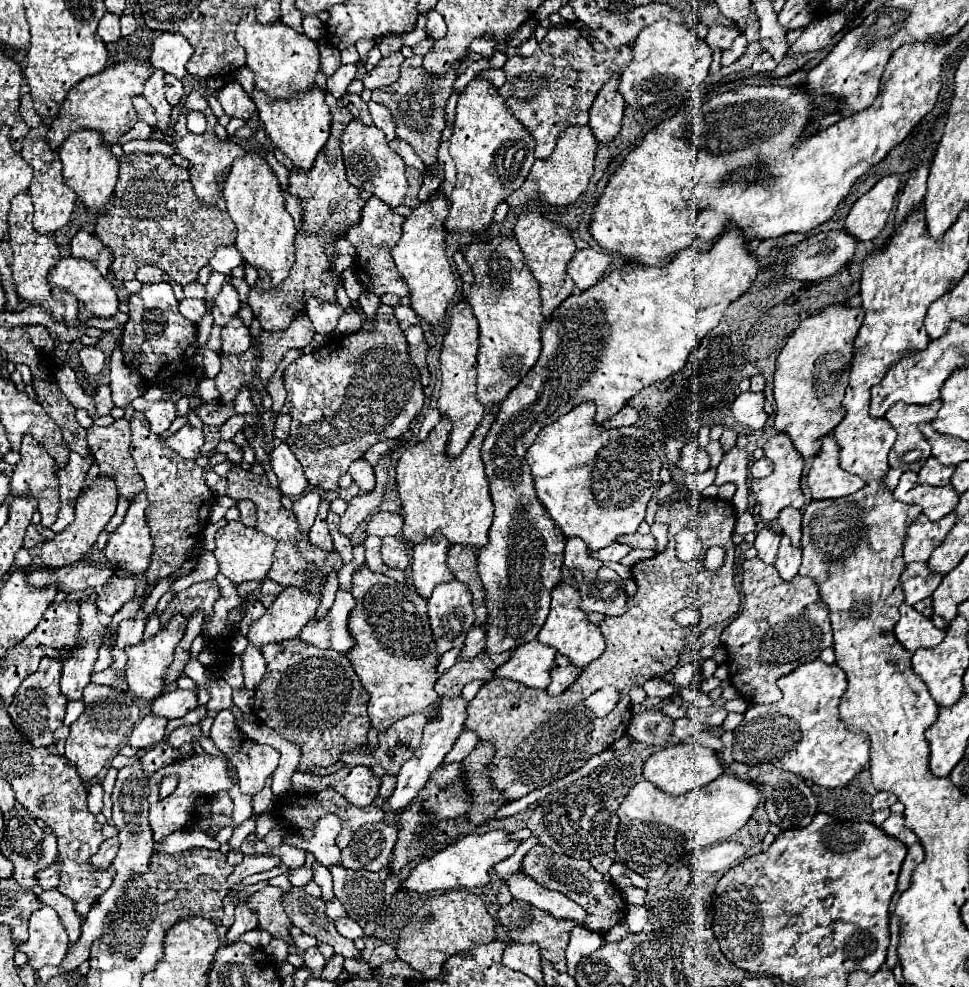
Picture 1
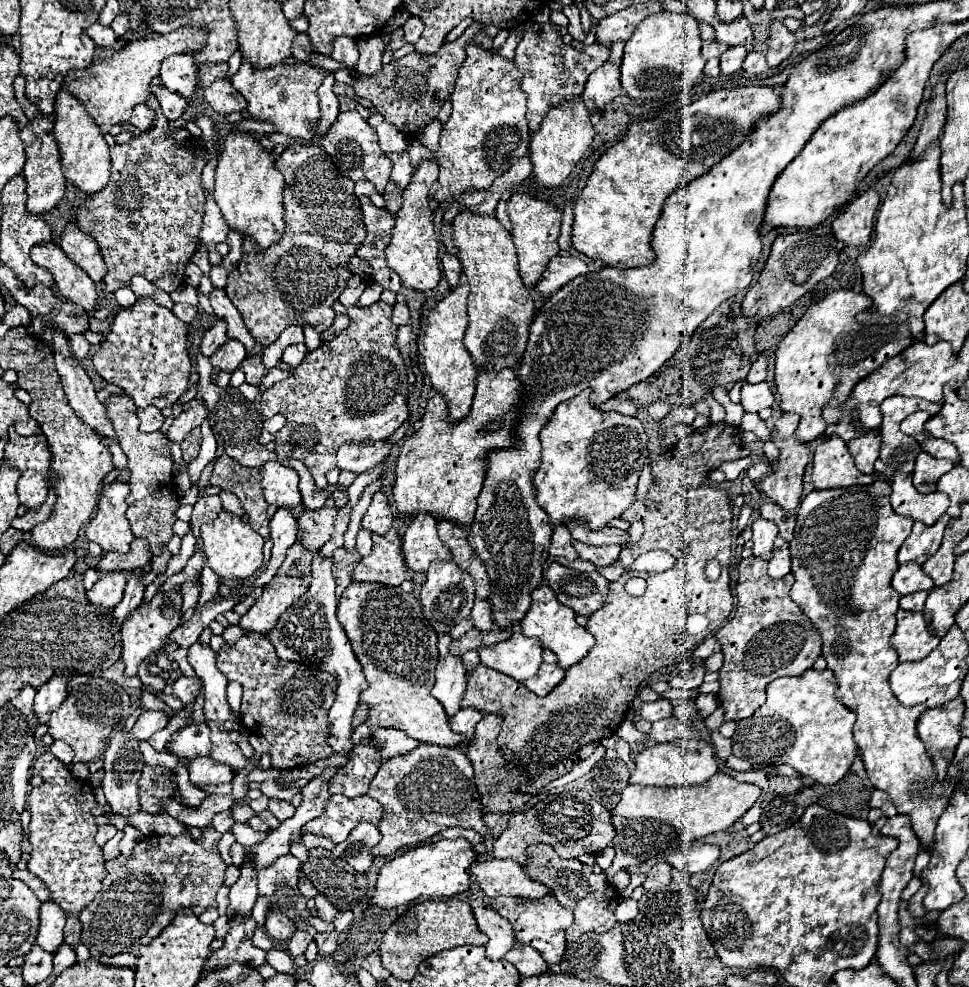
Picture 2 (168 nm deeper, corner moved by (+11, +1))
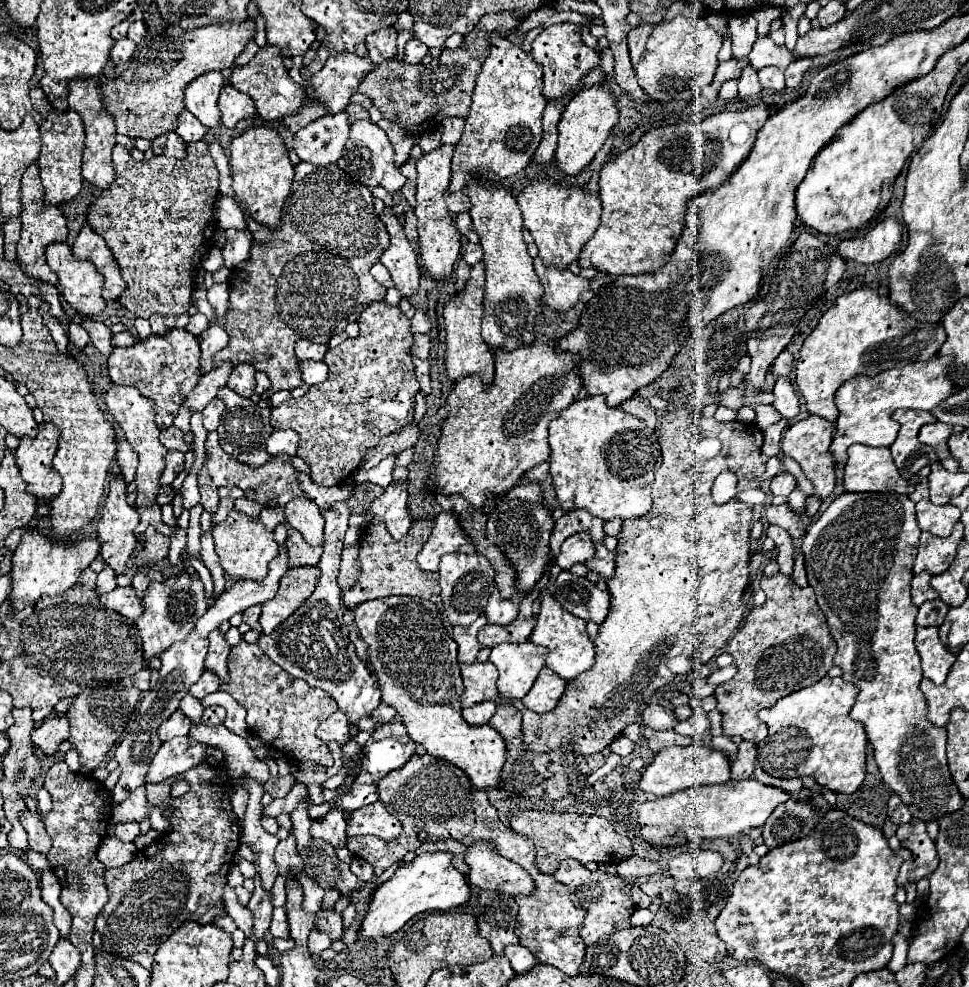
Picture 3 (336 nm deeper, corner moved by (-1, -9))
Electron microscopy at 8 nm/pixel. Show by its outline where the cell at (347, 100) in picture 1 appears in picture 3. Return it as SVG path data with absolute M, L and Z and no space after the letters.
M349 104L345 112L349 114L349 122L351 122L351 124L353 124L355 120L361 120L361 118L367 120L367 118L369 118L369 112L367 112L363 106L359 106L359 104Z

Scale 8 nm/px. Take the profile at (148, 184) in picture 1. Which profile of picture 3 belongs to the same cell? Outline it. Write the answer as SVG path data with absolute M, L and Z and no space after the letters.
M195 142L189 144L189 154L185 162L177 162L175 158L167 156L153 156L151 160L133 162L129 166L129 152L123 146L115 146L113 164L115 188L107 188L95 198L95 202L89 208L87 222L99 236L105 238L127 282L127 290L121 294L119 302L137 318L149 318L155 312L161 316L185 314L193 304L193 272L207 256L211 248L209 244L213 244L217 232L217 226L215 230L207 230L213 228L213 206L219 186L219 172L209 154L209 148L205 142Z

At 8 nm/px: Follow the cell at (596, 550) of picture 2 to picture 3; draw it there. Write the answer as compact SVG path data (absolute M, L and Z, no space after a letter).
M601 542L595 544L595 556L593 560L587 560L585 566L603 578L611 578L615 572L615 552L609 552Z

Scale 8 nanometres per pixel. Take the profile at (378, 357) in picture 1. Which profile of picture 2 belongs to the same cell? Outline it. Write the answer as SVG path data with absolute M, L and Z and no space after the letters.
M353 274L347 280L347 288L341 292L339 302L347 306L347 312L351 314L351 324L347 330L343 330L337 338L331 342L323 342L317 350L307 354L299 366L295 366L289 374L289 378L277 382L273 388L261 394L261 408L263 416L275 416L281 412L287 422L285 426L275 434L275 454L283 458L295 458L303 462L319 490L327 488L325 474L335 468L335 454L339 446L353 442L353 444L365 444L365 442L379 442L387 440L407 418L407 370L403 364L403 356L397 350L395 344L395 332L397 326L389 320L391 318L391 306L385 302L375 302L367 308L355 306L359 296L365 290L365 280L357 274Z

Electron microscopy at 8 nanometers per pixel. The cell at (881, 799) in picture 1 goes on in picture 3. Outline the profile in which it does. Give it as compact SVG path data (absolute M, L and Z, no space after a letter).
M897 794L891 796L891 800L889 800L889 818L895 824L903 824L903 822L909 822L913 818L909 812L909 806L905 806L905 802L901 802L901 798Z

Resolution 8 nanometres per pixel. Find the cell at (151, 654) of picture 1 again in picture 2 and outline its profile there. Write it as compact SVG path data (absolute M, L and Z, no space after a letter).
M159 590L149 604L137 608L137 612L133 612L133 616L123 624L121 660L125 664L125 676L137 676L137 670L145 662L145 658L153 658L165 646L169 634L181 624L181 602L183 600L179 590L169 590L169 592Z

